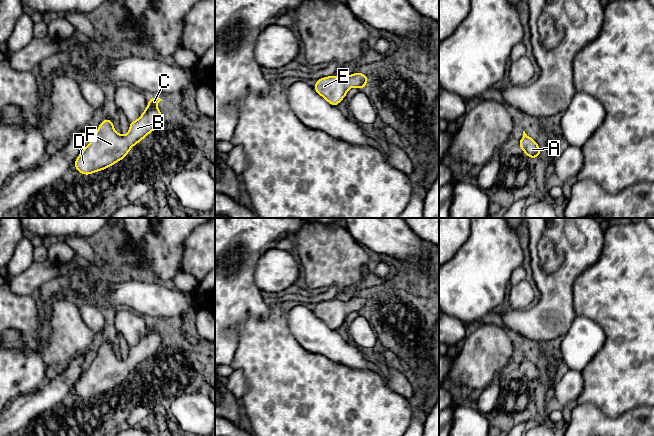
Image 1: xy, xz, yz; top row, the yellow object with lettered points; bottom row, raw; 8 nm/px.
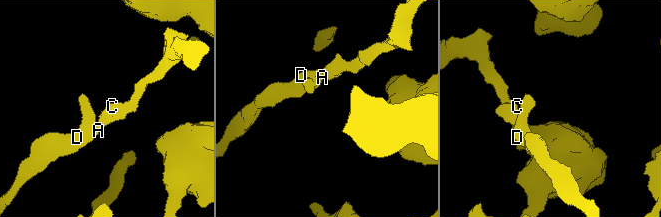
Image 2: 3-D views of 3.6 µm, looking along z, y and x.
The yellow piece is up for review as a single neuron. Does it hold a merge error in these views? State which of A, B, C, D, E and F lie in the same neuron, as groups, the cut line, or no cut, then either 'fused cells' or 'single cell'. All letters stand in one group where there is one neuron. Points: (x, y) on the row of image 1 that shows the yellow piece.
groups A B C D E F; cut none; single cell

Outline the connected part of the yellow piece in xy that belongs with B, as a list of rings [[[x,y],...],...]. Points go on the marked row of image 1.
[[[150,97],[141,116],[129,124],[126,136],[115,131],[113,122],[106,118],[98,126],[90,143],[74,161],[77,172],[83,175],[102,171],[124,159],[132,147],[153,132],[162,121],[157,104],[162,99]]]

